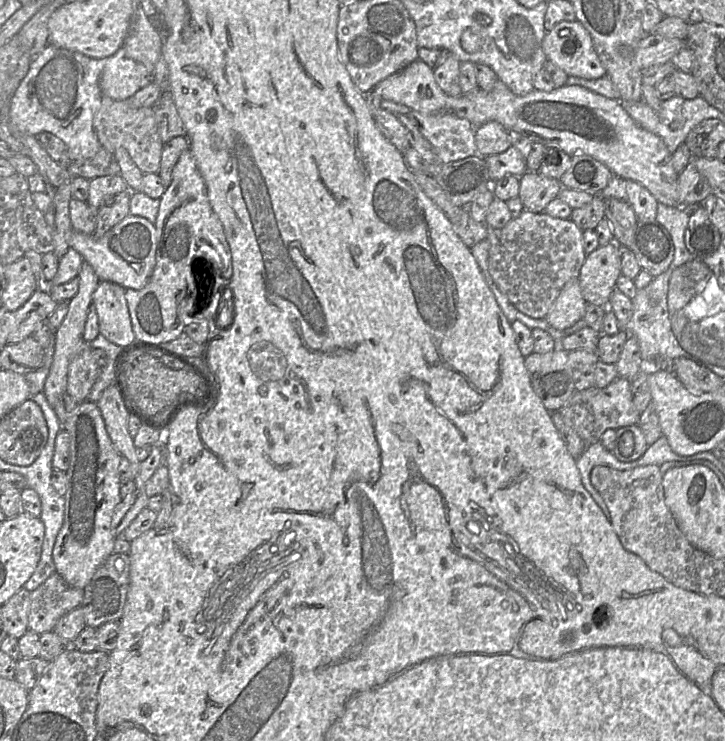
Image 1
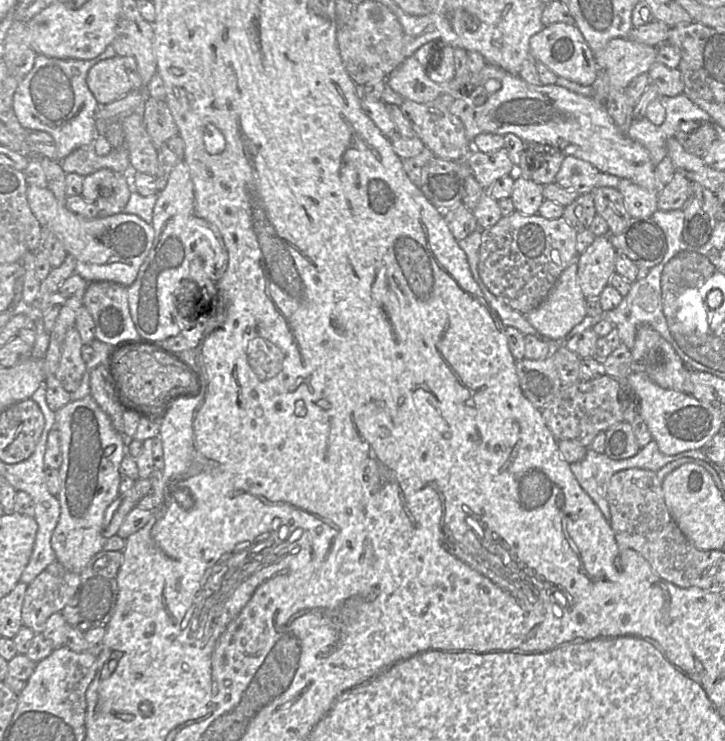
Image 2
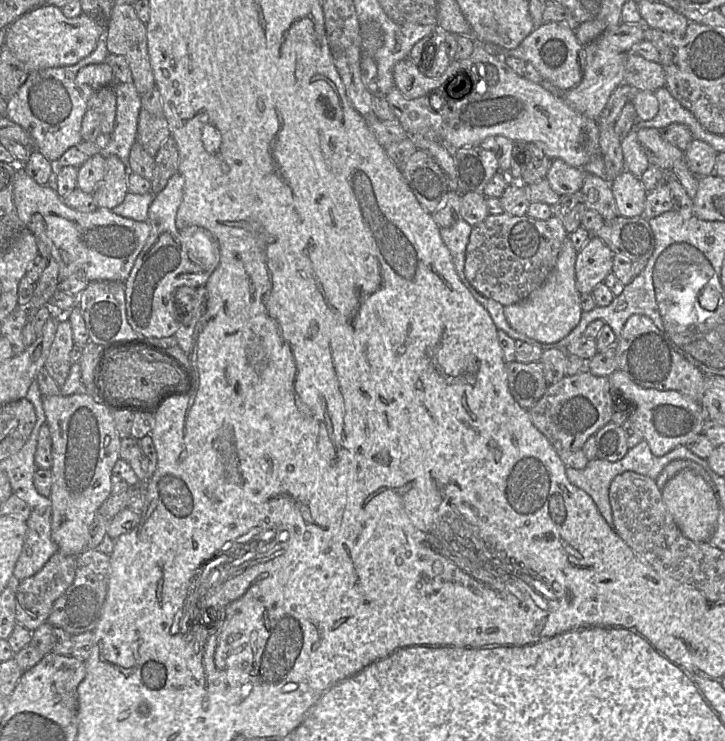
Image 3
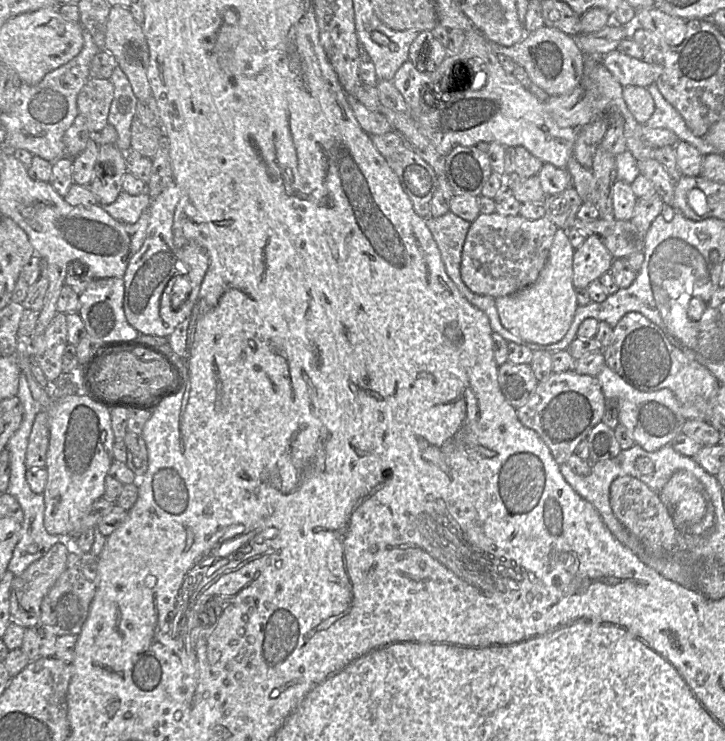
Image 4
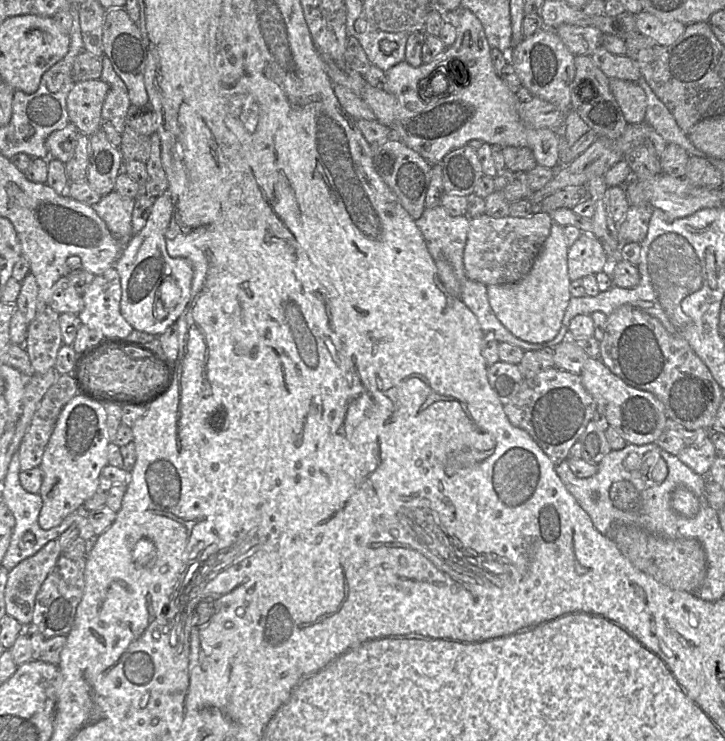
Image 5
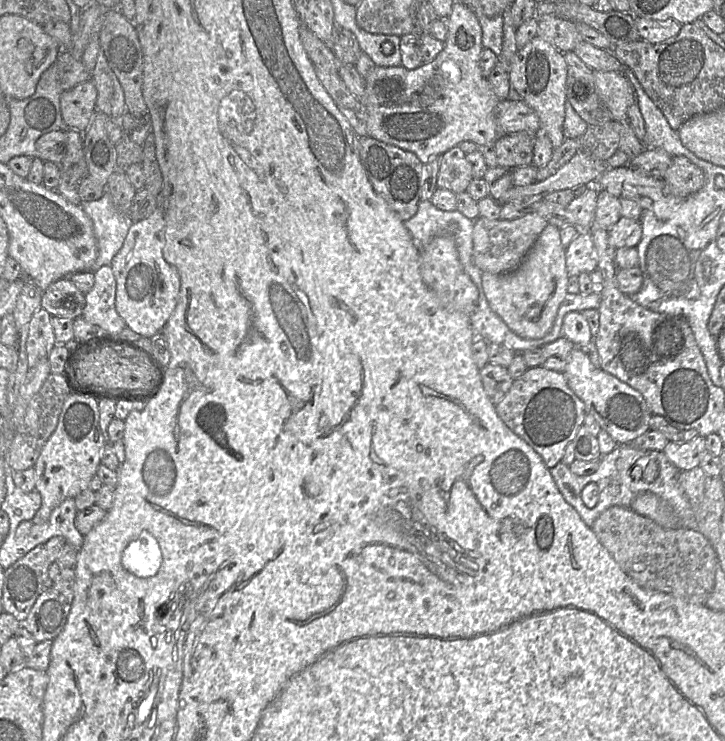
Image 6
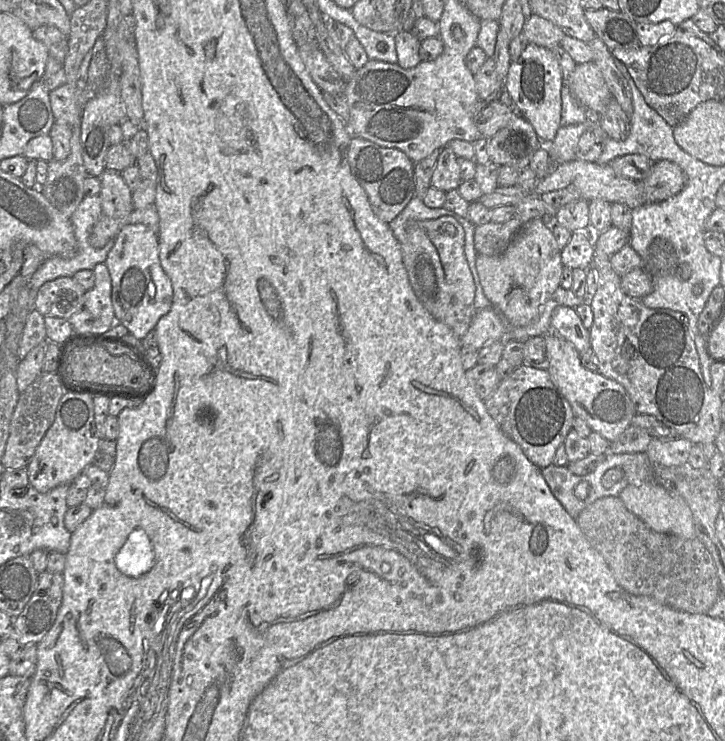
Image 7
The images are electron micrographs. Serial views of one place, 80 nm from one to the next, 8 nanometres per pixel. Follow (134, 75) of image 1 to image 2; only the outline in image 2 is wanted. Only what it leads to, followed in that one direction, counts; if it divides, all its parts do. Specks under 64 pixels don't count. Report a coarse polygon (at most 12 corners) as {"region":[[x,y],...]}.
{"region":[[120,56],[92,66],[86,82],[100,105],[134,89]]}

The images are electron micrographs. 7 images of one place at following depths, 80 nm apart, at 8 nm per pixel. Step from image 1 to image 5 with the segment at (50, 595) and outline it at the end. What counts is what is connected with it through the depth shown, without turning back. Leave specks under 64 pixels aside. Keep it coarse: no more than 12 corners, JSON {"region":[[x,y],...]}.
{"region":[[52,540],[9,570],[7,615],[32,623],[36,596],[62,554]]}

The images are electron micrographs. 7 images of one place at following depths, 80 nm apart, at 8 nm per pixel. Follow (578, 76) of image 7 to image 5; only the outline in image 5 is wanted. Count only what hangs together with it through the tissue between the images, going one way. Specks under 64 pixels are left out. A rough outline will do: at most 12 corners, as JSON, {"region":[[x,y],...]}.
{"region":[[609,79],[629,124],[645,122],[647,96],[636,82]]}

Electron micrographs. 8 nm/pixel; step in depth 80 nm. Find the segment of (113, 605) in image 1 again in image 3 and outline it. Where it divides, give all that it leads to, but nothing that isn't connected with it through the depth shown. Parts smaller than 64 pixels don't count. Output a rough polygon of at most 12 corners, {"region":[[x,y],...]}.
{"region":[[85,549],[47,622],[93,631],[108,592],[110,555]]}

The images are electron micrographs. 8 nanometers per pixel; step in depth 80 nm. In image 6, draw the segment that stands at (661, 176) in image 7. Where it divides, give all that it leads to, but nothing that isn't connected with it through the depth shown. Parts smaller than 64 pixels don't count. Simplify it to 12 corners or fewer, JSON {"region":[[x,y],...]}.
{"region":[[677,156],[662,179],[667,193],[685,198],[702,188],[705,175]]}

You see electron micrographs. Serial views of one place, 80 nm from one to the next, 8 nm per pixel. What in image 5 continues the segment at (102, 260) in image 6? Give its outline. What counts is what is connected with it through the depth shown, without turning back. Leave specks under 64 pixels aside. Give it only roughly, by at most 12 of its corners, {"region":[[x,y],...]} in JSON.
{"region":[[113,190],[91,205],[121,247],[133,236],[135,199]]}

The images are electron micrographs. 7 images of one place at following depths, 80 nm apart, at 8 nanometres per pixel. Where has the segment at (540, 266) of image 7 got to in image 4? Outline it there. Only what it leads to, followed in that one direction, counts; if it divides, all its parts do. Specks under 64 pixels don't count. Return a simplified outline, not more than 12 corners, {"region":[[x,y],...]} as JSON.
{"region":[[558,228],[537,280],[495,298],[527,342],[557,343],[578,306],[574,251]]}

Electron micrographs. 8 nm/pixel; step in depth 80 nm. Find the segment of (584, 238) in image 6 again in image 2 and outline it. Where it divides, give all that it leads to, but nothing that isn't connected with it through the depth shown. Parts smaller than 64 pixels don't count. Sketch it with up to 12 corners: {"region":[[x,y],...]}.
{"region":[[595,236],[578,256],[585,298],[599,297],[615,271],[616,249]]}

